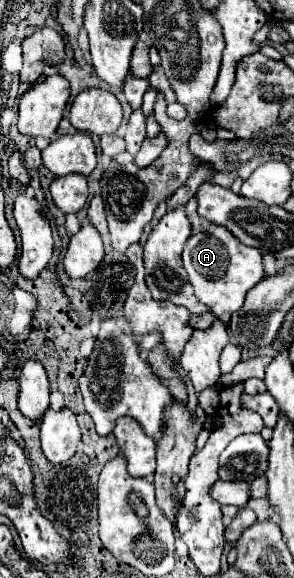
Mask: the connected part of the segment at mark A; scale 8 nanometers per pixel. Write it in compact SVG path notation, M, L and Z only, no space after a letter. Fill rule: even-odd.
M217 226L211 232L195 234L187 240L183 250L183 264L195 288L195 296L211 308L211 312L229 324L231 314L243 306L245 294L265 278L261 252L243 246L227 228Z

